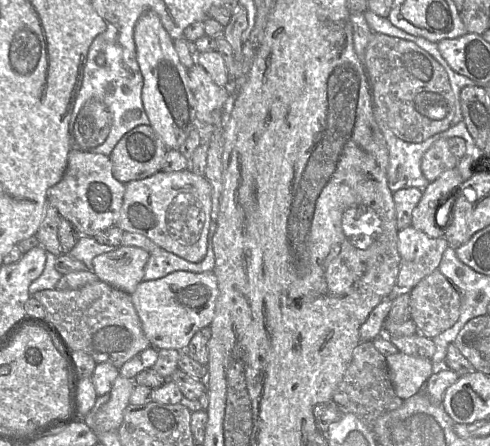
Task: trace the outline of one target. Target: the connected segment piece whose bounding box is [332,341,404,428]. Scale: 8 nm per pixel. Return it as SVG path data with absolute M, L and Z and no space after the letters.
M361 341L355 348L352 361L332 399L343 412L356 415L371 428L378 417L397 409L404 402L394 390L386 356L376 349L373 341Z

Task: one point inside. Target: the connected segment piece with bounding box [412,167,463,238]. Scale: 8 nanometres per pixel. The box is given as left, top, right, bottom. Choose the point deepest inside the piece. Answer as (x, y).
(425, 217)

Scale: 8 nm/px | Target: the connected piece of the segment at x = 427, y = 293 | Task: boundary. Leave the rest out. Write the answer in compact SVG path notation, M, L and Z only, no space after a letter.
M438 269L424 277L410 290L410 318L417 326L417 333L435 338L452 327L458 320L461 309L461 297L451 281Z

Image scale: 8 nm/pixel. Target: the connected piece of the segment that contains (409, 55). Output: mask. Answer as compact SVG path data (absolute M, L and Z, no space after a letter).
M374 32L364 69L370 80L378 116L400 139L422 142L447 130L454 117L454 96L444 68L415 42Z

